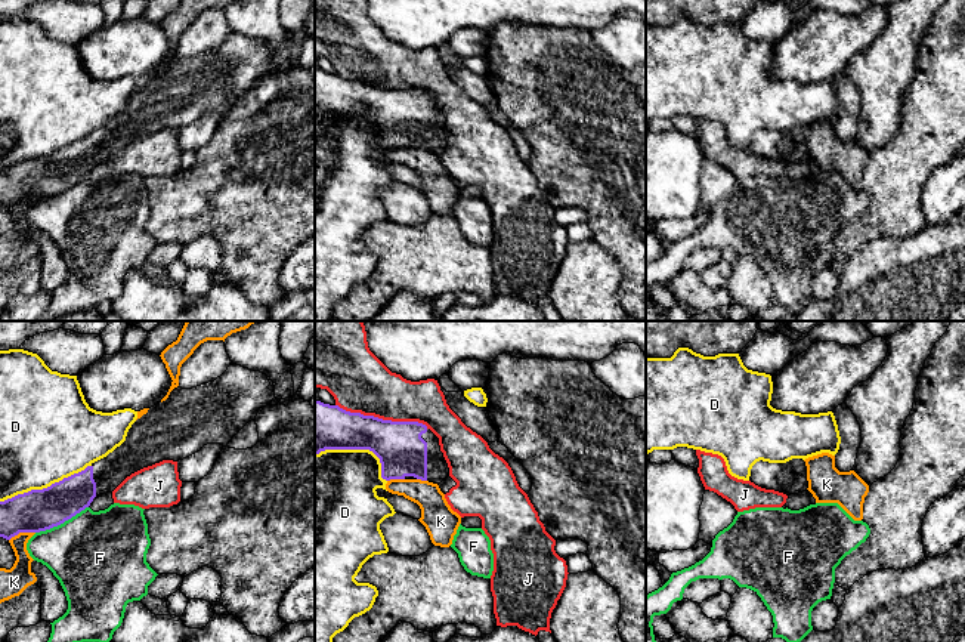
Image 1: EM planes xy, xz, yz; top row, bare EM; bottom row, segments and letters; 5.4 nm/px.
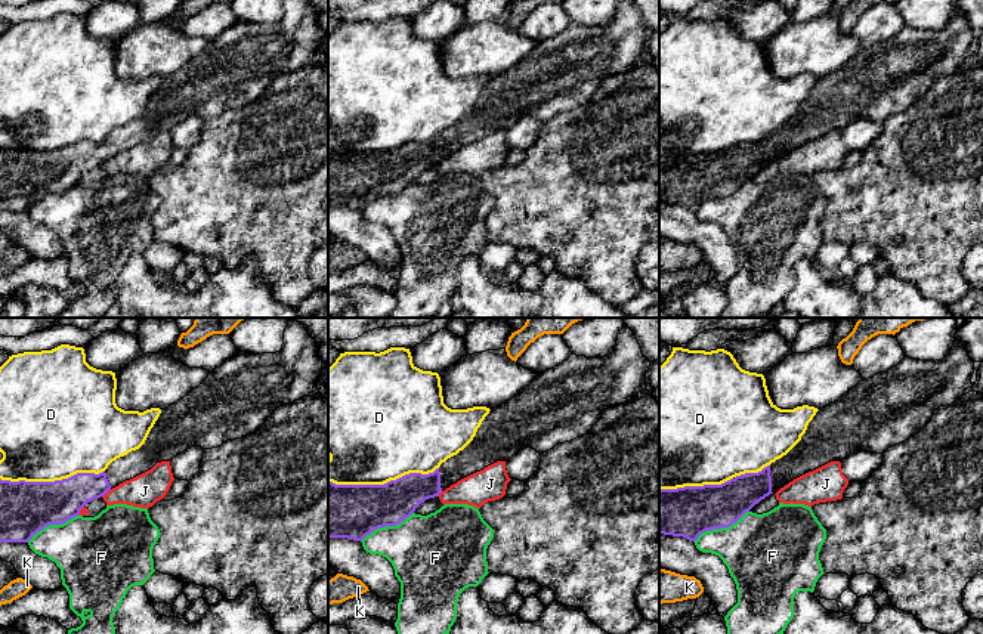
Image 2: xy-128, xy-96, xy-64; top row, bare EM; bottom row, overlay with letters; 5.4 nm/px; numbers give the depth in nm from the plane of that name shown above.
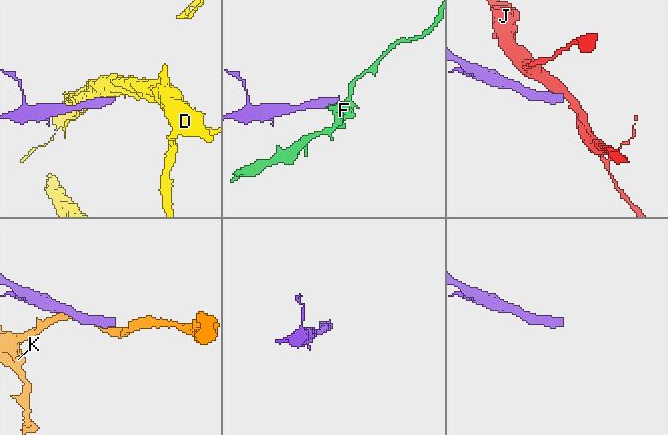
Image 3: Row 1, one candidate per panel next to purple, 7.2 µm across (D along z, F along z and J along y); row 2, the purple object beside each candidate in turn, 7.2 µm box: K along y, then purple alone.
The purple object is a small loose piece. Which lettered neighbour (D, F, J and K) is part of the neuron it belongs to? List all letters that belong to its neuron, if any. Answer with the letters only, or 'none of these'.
none of these

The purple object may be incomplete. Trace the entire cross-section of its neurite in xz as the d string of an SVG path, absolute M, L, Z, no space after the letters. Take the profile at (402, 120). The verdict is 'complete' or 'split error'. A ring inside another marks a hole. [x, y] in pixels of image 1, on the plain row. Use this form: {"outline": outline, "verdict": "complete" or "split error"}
{"outline": "M315 68L315 123L325 118L369 118L381 132L381 146L405 148L414 145L421 149L440 152L449 136L440 120L439 107L423 92L392 90L361 81L350 81L338 74Z", "verdict": "split error"}

